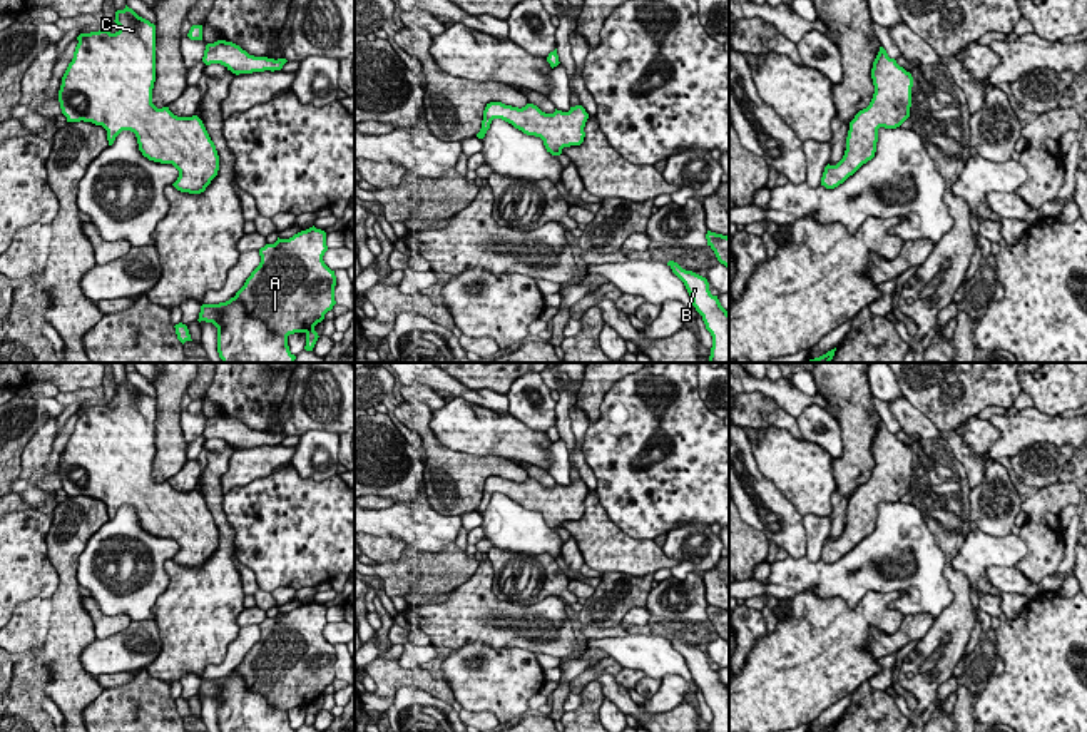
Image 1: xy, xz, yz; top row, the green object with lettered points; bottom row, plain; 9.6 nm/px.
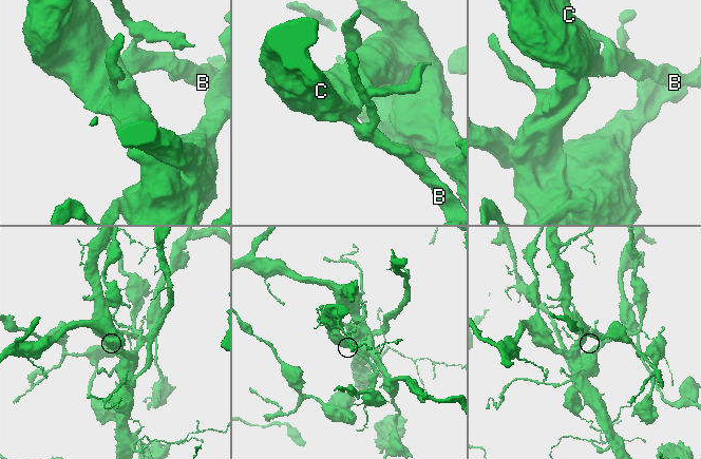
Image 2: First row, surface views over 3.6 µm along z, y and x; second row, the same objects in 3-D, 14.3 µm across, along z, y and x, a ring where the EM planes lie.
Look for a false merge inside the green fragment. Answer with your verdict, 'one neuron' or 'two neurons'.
one neuron

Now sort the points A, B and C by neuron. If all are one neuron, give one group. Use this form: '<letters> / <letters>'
A B C

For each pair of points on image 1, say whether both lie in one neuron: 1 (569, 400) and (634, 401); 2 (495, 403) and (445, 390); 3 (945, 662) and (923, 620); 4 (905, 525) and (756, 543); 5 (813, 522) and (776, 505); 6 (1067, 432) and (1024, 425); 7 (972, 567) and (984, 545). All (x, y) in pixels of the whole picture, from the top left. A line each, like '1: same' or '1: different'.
1: different
2: same
3: different
4: different
5: different
6: same
7: same

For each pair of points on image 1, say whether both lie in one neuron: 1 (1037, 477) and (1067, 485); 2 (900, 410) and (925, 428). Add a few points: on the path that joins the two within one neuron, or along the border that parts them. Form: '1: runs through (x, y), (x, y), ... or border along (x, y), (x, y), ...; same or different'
1: border along (1064, 475), (1037, 490); different
2: runs through (907, 415), (918, 425); same

